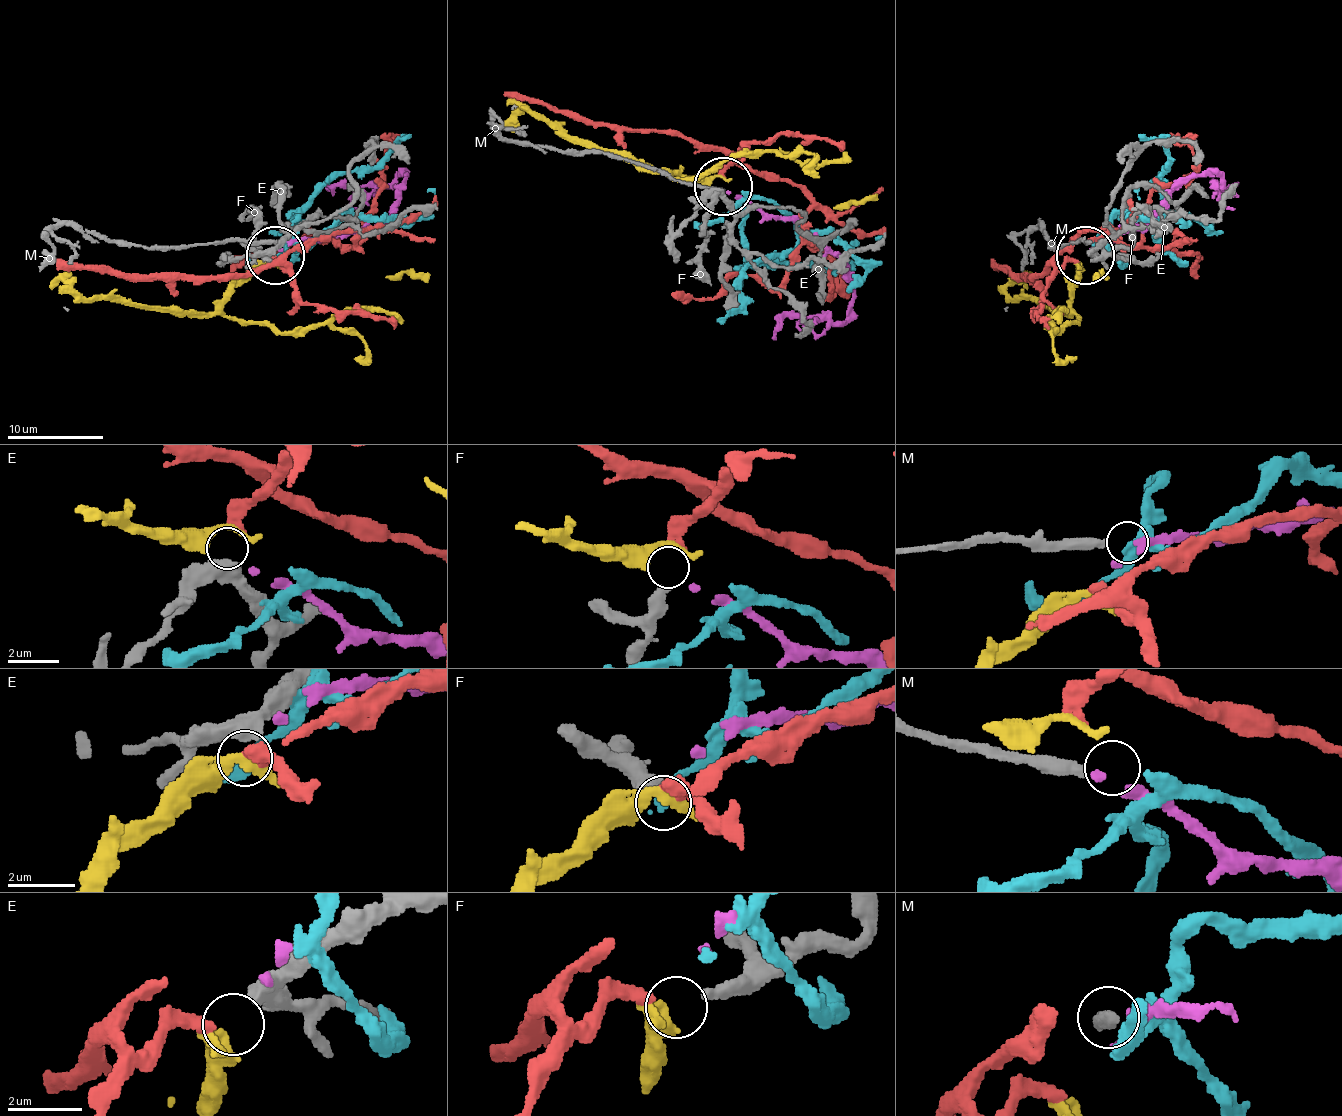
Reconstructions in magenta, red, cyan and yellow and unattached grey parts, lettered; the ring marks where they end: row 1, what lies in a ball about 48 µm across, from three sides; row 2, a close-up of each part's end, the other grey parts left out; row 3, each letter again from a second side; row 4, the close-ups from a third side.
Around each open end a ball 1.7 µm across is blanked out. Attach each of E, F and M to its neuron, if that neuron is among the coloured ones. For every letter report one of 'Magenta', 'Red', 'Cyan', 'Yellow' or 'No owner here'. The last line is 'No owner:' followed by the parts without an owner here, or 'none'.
E: Yellow
F: Red
M: No owner here
No owner: M

